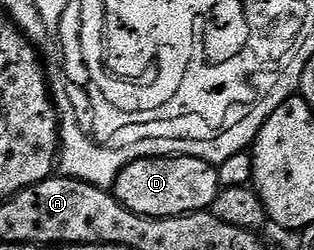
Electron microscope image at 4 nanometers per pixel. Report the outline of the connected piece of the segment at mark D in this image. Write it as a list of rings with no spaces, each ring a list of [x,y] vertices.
[[[173,156],[170,158],[143,158],[132,162],[116,178],[116,199],[130,208],[130,212],[151,218],[173,218],[179,214],[199,214],[207,211],[222,187],[217,167],[200,158]]]

